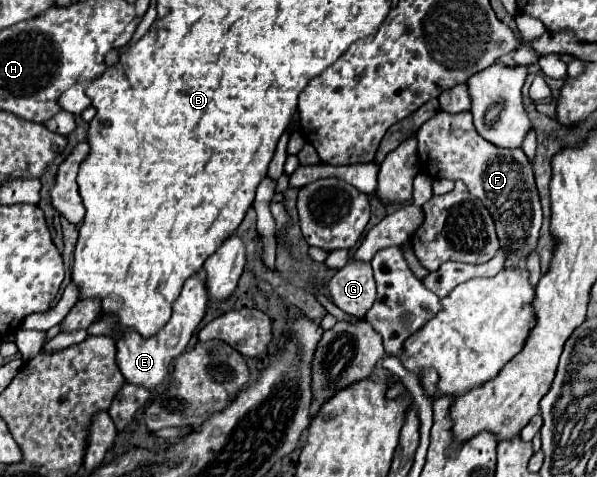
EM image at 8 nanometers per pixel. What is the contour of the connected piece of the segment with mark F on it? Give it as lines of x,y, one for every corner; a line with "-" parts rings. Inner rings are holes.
437,111
433,119
425,121
417,131
419,161
427,165
429,177
461,179
469,193
481,199
495,221
501,249
507,255
505,267
523,269
527,257
537,249
541,229
541,203
535,187
533,167
523,149
503,149
483,139
475,125
471,111
447,113

